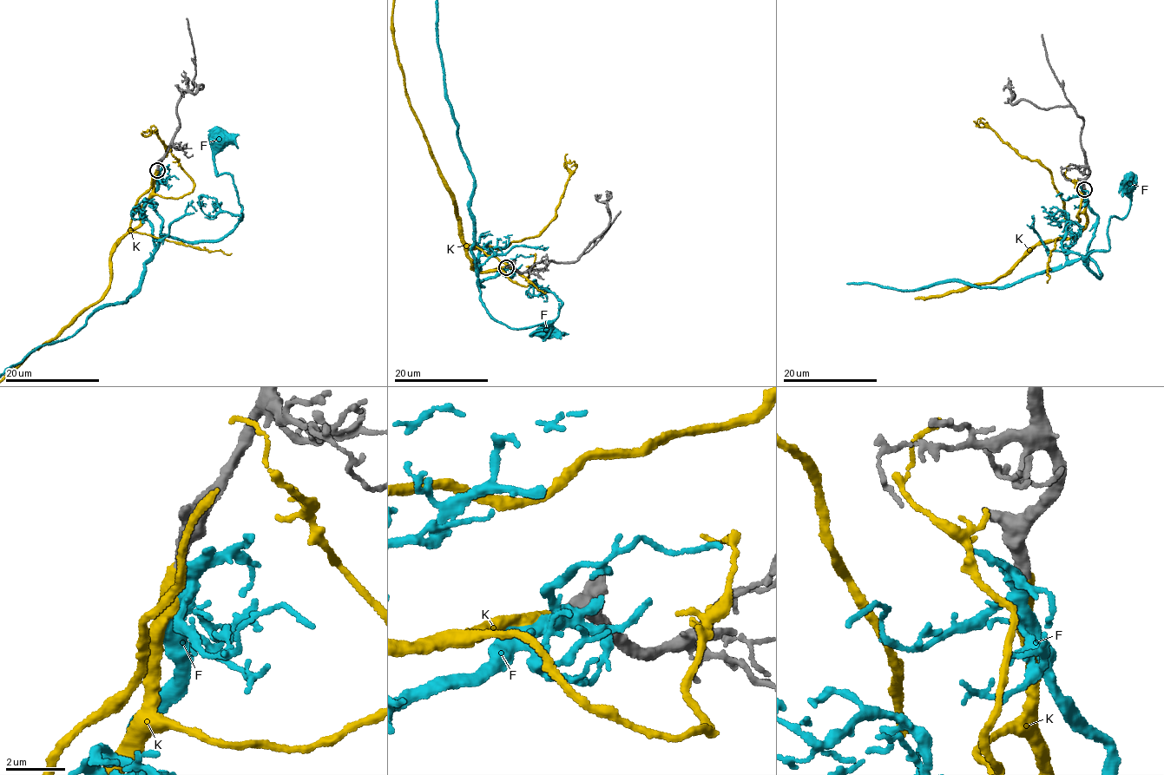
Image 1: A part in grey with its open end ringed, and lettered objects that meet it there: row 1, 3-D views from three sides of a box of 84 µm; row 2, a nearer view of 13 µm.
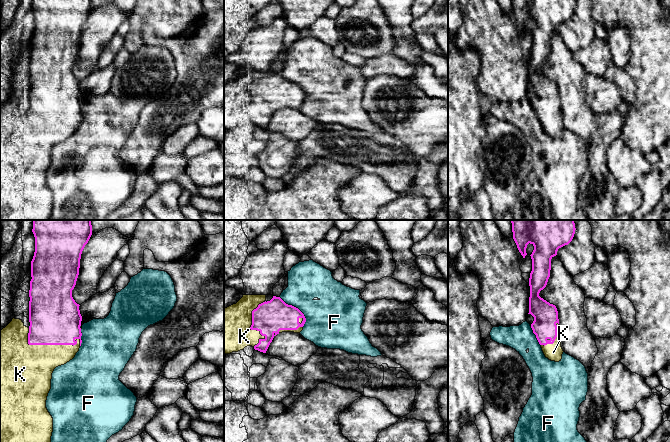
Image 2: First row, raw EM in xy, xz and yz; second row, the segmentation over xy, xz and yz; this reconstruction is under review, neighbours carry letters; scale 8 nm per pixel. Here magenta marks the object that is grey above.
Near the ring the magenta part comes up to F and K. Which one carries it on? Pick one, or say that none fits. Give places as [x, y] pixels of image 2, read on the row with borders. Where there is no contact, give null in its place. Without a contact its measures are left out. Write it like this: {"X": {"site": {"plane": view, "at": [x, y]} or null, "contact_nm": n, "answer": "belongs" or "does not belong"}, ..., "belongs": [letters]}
{"F": {"site": {"plane": "xz", "at": [297, 308]}, "contact_nm": 300, "answer": "does not belong"}, "K": {"site": {"plane": "xy", "at": [50, 344]}, "contact_nm": 440, "answer": "belongs"}, "belongs": ["K"]}

